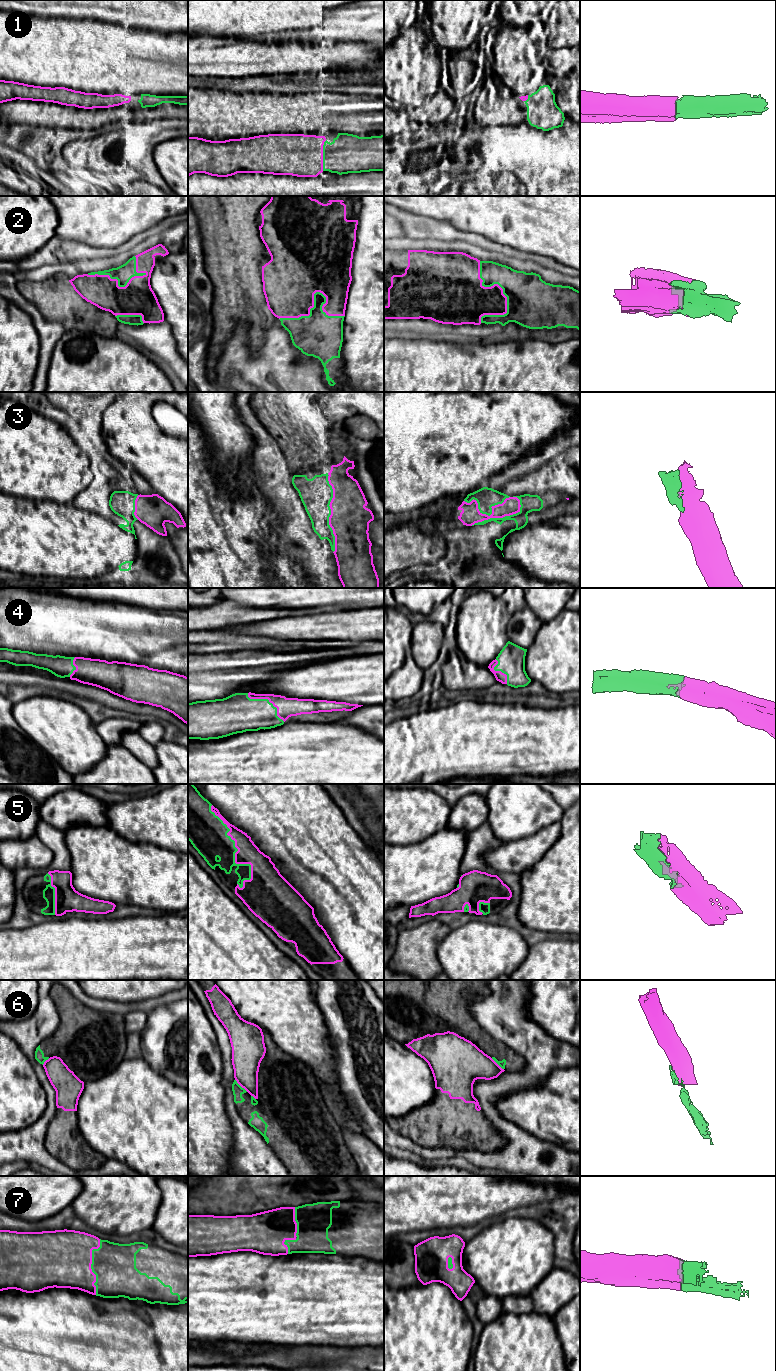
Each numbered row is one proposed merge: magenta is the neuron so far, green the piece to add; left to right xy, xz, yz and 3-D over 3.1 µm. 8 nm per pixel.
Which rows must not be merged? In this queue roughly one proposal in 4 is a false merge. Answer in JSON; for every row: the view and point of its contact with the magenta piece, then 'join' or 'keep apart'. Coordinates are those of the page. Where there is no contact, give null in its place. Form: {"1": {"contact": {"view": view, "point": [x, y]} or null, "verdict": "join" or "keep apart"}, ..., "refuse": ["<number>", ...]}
{"1": {"contact": {"view": "xz", "point": [322, 155]}, "verdict": "join"}, "2": {"contact": {"view": "xz", "point": [313, 297]}, "verdict": "join"}, "3": {"contact": {"view": "yz", "point": [491, 517]}, "verdict": "join"}, "4": {"contact": {"view": "xz", "point": [268, 699]}, "verdict": "join"}, "5": {"contact": {"view": "xz", "point": [235, 855]}, "verdict": "join"}, "6": {"contact": {"view": "xz", "point": [241, 1086]}, "verdict": "keep apart"}, "7": {"contact": {"view": "xy", "point": [90, 1265]}, "verdict": "join"}, "refuse": ["6"]}

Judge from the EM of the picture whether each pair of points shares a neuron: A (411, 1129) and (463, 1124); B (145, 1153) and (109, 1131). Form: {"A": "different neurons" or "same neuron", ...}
{"A": "same neuron", "B": "same neuron"}

